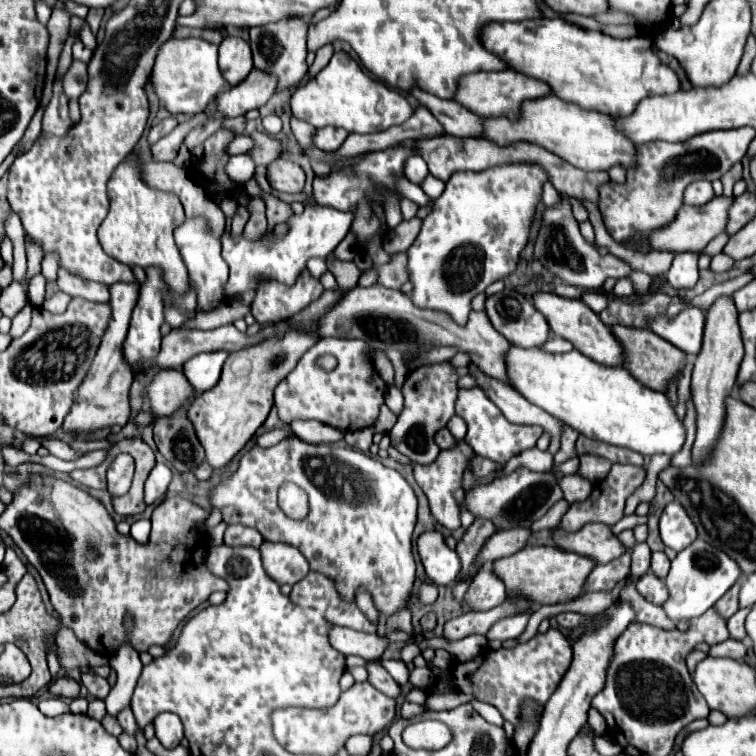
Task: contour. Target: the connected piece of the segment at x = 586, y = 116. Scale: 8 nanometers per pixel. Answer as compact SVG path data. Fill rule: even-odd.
M546 96L536 100L536 104L528 104L528 120L524 120L524 124L508 124L506 120L488 120L486 138L500 140L502 144L508 144L512 140L528 140L534 144L542 144L550 152L558 154L572 166L586 172L610 170L612 166L622 166L626 172L638 168L636 142L632 142L618 128L614 116L580 108L578 104L566 102L558 96Z

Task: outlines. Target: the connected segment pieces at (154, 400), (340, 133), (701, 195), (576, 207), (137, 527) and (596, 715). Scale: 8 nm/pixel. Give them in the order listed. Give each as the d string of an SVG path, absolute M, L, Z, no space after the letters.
M158 370L146 386L144 400L156 416L176 412L176 408L194 396L194 388L188 384L186 376L178 370Z
M326 126L326 128L318 128L314 134L312 134L312 142L316 148L324 148L324 150L332 150L332 148L340 148L340 144L344 142L348 134L342 130L342 128L332 128L332 126Z
M692 182L684 190L684 204L688 206L704 206L714 198L710 182Z
M561 194L561 197L571 204L573 216L578 223L588 220L588 212L578 199L569 197L566 194Z
M142 518L138 522L132 524L132 530L130 530L130 536L136 540L136 542L148 542L148 536L150 536L150 520Z
M594 708L588 711L588 723L592 727L595 735L605 735L607 724L603 716Z

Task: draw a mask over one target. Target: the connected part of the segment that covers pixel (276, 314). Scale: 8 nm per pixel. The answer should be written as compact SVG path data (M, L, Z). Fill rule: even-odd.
M304 270L304 276L292 288L284 288L284 284L260 284L252 302L252 314L258 324L288 320L318 300L322 292L324 286Z

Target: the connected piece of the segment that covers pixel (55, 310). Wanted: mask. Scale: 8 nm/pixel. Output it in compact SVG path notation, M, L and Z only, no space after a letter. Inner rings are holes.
M56 292L52 298L44 300L42 308L48 310L48 312L52 312L52 314L62 314L62 312L66 312L68 304L70 304L70 296L64 294L64 292Z

